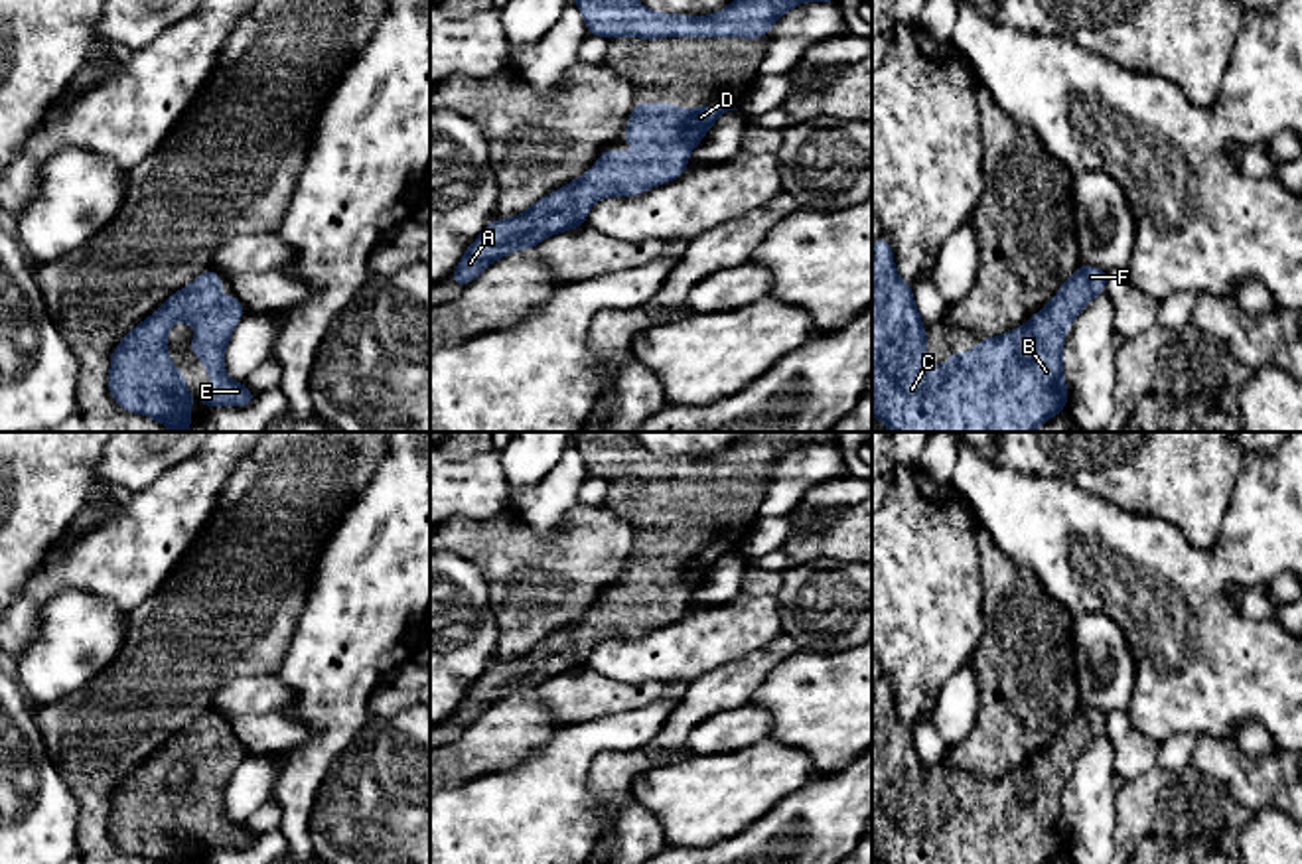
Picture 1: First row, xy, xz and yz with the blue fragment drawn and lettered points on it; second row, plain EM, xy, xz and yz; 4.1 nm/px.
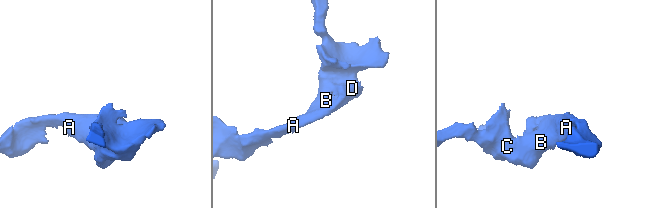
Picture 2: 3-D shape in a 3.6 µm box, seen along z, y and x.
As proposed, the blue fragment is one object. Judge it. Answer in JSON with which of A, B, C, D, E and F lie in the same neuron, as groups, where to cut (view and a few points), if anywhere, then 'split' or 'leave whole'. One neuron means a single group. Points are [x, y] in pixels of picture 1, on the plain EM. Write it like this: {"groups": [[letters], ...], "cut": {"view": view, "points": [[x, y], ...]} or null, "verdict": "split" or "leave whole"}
{"groups": [["A", "B", "C", "D", "E", "F"]], "cut": null, "verdict": "leave whole"}

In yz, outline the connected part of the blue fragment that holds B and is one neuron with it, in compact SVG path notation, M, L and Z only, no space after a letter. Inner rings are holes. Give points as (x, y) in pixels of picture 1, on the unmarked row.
M884 677L872 688L872 854L878 864L1046 864L1065 852L1069 832L1063 823L1061 795L1067 769L1081 752L1107 732L1107 712L1081 706L1055 734L1053 742L1032 761L1000 779L976 783L969 797L949 795L945 811L927 807L925 765L913 746L913 732L896 716L894 694ZM1034 781L1038 793L1030 805L1020 801L1022 787Z

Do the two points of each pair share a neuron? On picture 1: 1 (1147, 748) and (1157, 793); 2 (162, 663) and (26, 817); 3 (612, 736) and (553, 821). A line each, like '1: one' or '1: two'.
1: two
2: two
3: one

